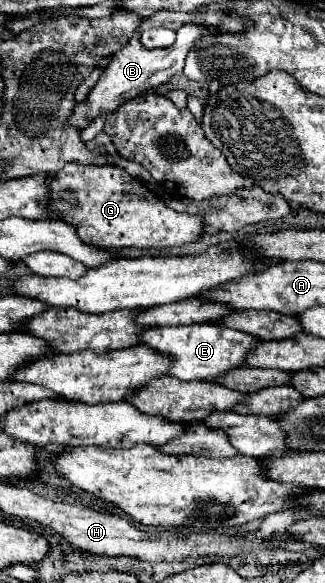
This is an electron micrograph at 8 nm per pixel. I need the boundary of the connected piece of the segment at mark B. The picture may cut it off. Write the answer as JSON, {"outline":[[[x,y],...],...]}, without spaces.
{"outline":[[[239,16],[239,18],[225,18],[219,26],[197,26],[197,24],[187,24],[183,28],[179,28],[177,32],[177,40],[173,46],[167,46],[167,48],[159,48],[159,50],[147,50],[141,42],[139,42],[139,34],[135,34],[127,46],[123,46],[119,52],[113,54],[113,60],[107,64],[105,72],[101,74],[97,86],[89,92],[89,98],[87,98],[87,104],[79,104],[73,112],[73,118],[71,118],[71,124],[77,126],[79,130],[83,130],[99,112],[113,112],[119,104],[123,104],[125,100],[129,98],[135,98],[135,94],[139,92],[147,92],[147,90],[153,90],[157,88],[159,84],[163,82],[169,82],[169,78],[183,70],[185,66],[185,58],[189,54],[191,48],[195,48],[195,42],[207,38],[207,36],[221,36],[221,34],[237,34],[237,32],[243,32],[247,26],[251,26],[253,20],[249,20],[247,16]]]}

